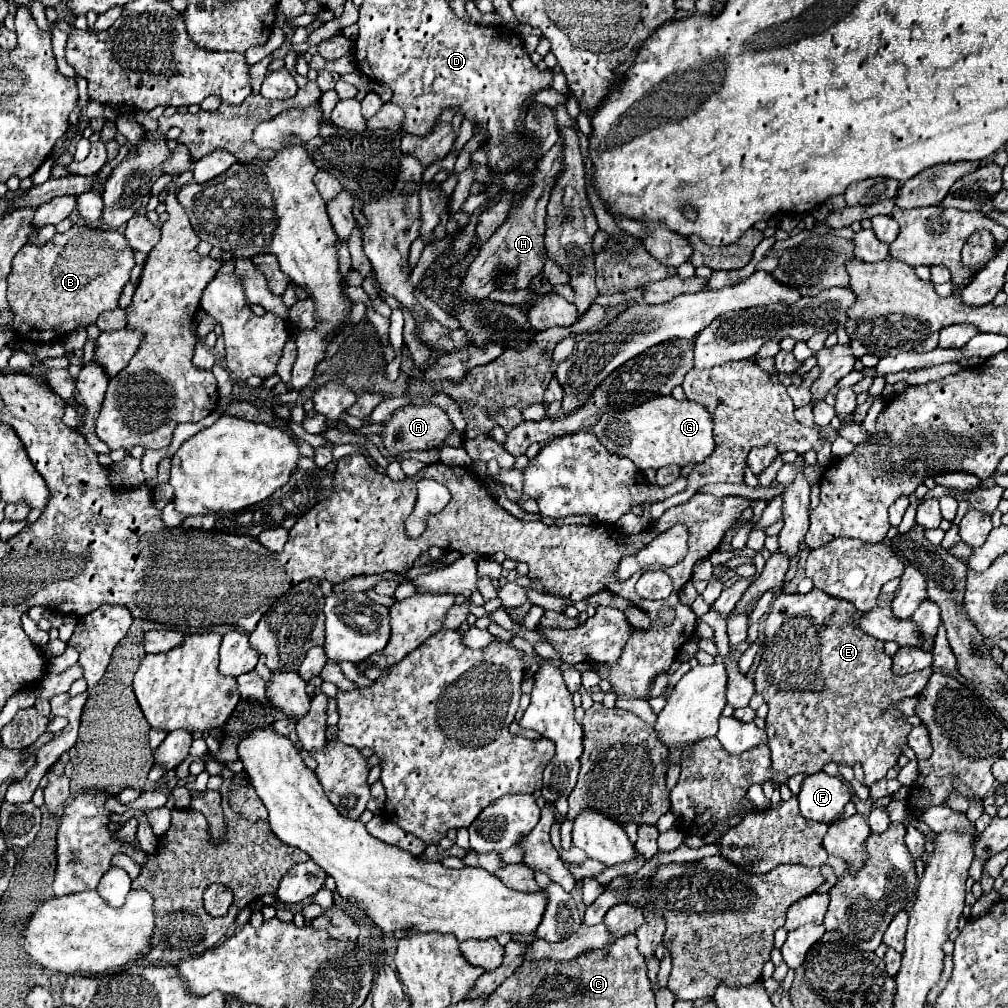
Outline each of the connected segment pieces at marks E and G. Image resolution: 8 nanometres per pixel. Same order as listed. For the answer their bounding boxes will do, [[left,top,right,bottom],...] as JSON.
[[754,589,934,785],[592,395,716,469]]

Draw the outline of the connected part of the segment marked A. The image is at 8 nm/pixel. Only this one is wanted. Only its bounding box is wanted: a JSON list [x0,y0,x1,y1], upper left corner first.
[382,405,454,455]

